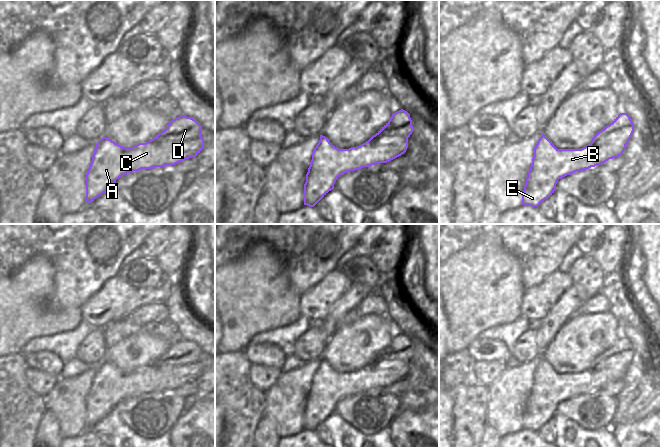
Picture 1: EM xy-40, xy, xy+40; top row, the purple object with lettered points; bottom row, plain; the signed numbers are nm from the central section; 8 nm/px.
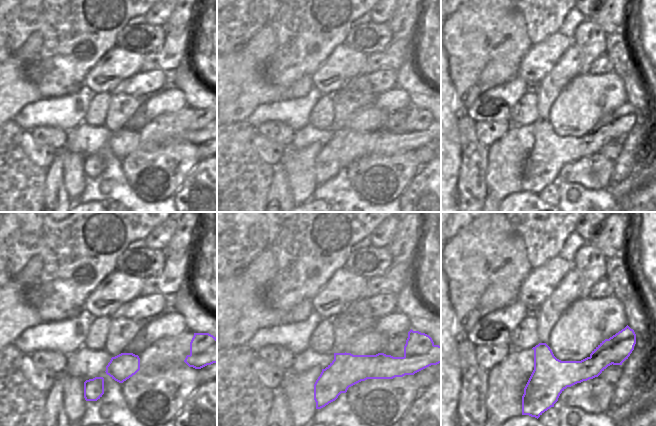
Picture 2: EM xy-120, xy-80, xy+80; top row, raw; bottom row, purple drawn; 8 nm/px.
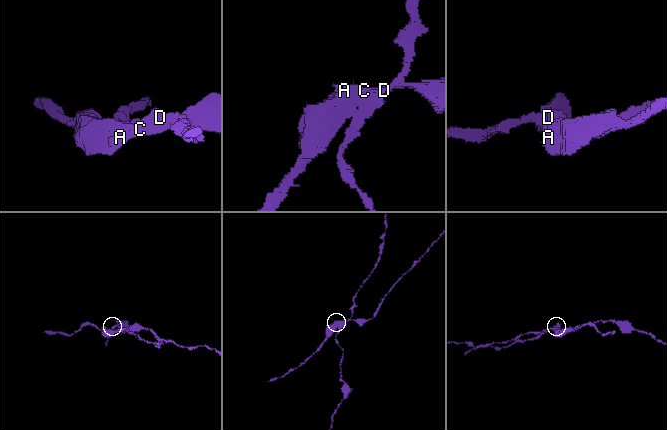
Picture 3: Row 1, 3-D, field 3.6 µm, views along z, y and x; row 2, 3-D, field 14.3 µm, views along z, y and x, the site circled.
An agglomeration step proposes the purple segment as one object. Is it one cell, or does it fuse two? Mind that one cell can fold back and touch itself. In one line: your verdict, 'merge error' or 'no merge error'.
merge error

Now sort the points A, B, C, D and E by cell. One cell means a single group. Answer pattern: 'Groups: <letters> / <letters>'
Groups: A B C E / D.

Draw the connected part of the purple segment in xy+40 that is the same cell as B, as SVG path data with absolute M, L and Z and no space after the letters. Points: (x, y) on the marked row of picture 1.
M542 134L534 148L532 164L522 192L522 205L538 207L545 199L548 199L554 193L559 179L577 171L583 171L597 165L602 165L609 159L621 156L625 148L626 145L603 146L601 143L593 142L581 149L557 149L550 139Z

